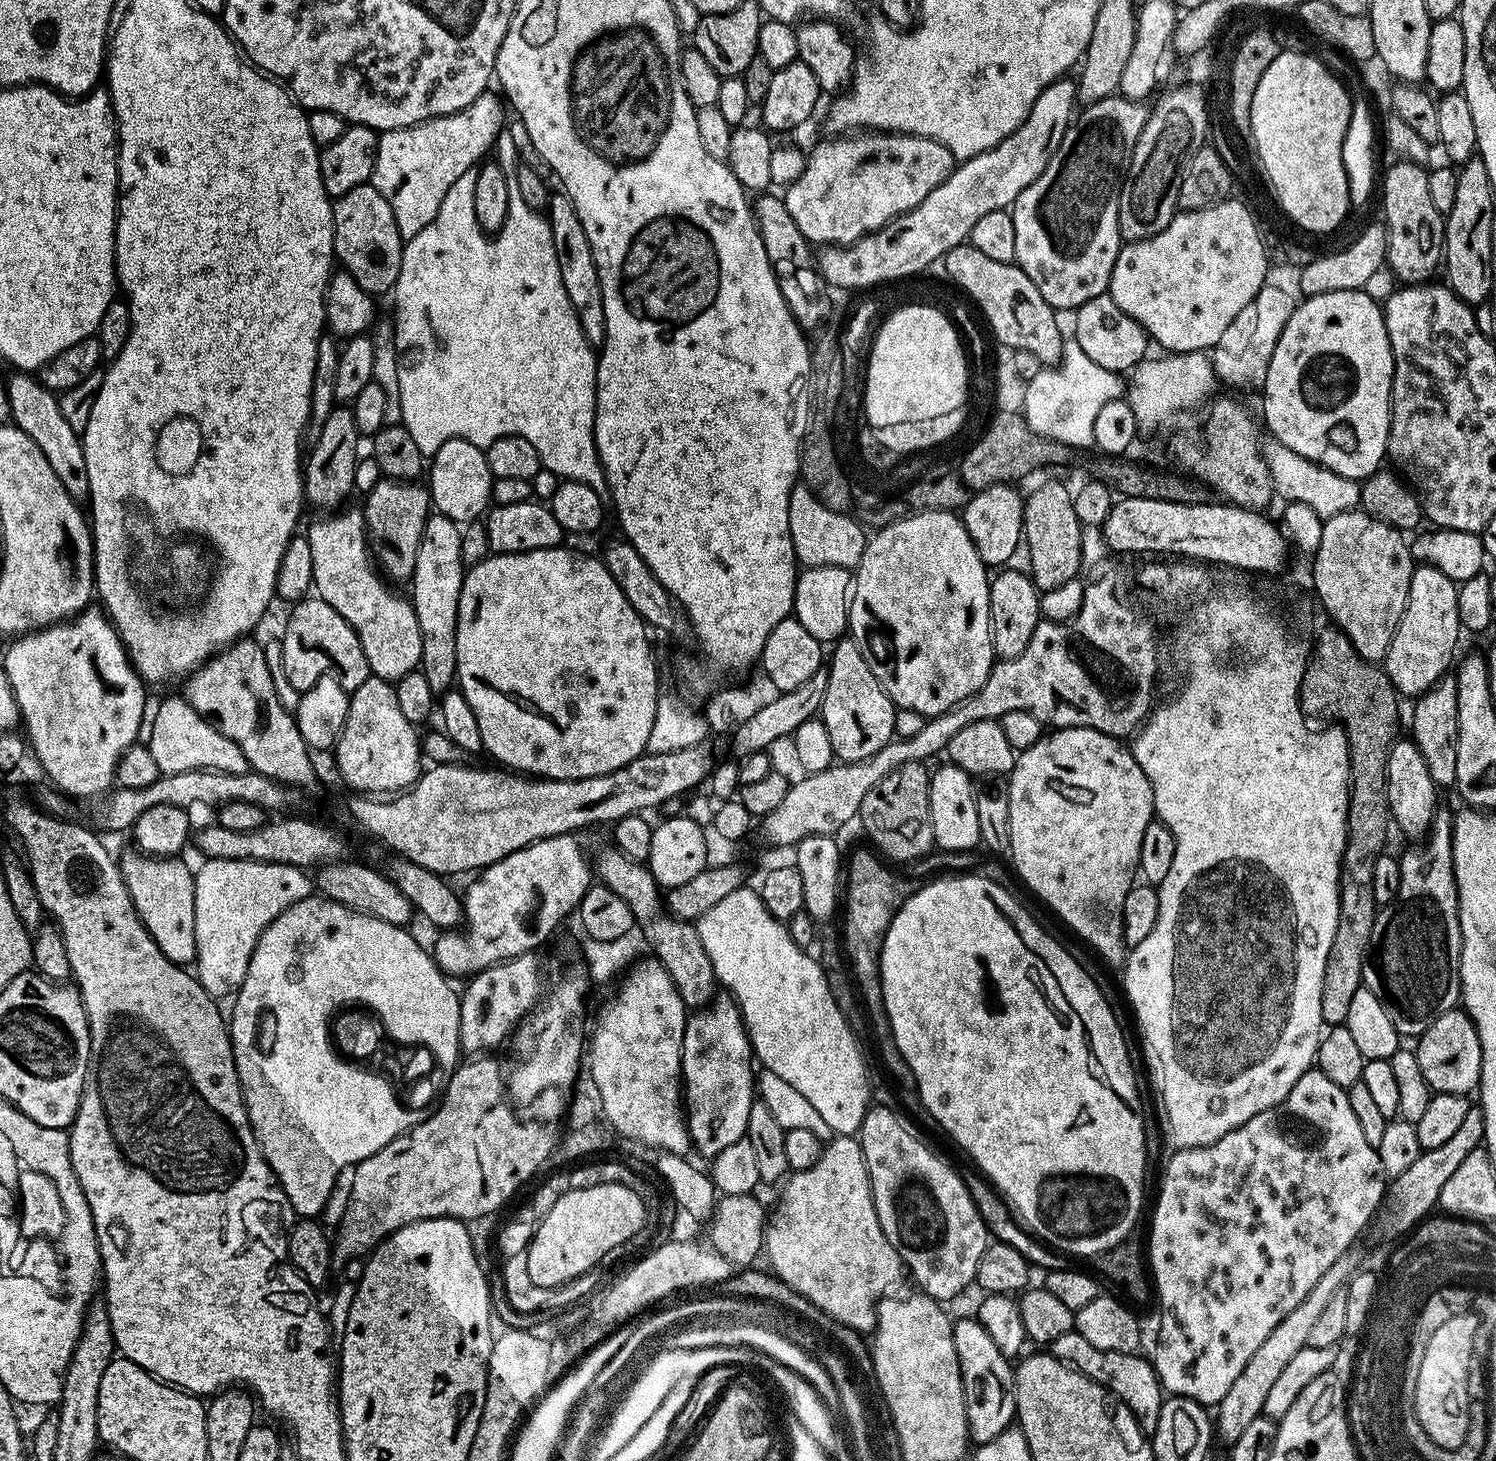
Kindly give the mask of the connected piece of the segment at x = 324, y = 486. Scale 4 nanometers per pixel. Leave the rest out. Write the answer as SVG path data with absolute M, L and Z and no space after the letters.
M337 406L333 408L330 418L326 418L326 426L322 426L322 434L318 434L318 442L311 445L310 451L307 453L306 459L302 464L304 474L304 498L309 505L313 504L316 508L324 508L320 510L336 510L345 503L344 499L348 495L353 495L356 483L354 482L354 470L356 469L356 461L358 453L356 453L356 440L358 441L358 433L356 431L356 413L351 407Z

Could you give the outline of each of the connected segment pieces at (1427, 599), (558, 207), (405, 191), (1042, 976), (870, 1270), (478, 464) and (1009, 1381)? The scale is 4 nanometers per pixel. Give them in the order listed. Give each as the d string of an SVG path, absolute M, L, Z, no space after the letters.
M1429 564L1413 567L1410 578L1410 594L1408 605L1396 627L1394 638L1384 655L1382 667L1390 682L1396 687L1401 697L1415 698L1430 690L1453 667L1452 655L1456 652L1456 643L1462 637L1460 619L1458 618L1458 598L1456 597L1457 581L1451 580L1449 573L1443 568L1435 568Z
M567 194L559 195L553 195L549 199L546 215L550 234L554 238L554 254L558 254L558 271L562 274L562 286L566 290L566 298L570 298L574 306L574 314L582 326L586 342L600 346L603 345L606 334L606 310L602 302L602 286L598 278L598 266L594 262L594 250L590 250L590 238L586 238L586 230L582 230L582 218L578 218L574 202Z
M489 90L454 114L379 133L378 158L374 162L370 183L382 198L386 198L386 202L390 202L401 240L406 242L430 226L430 222L438 218L446 190L450 190L462 174L473 171L491 148L493 151L505 131L504 108L506 112L505 101L495 91Z
M952 874L947 878L936 878L931 882L925 883L904 901L904 905L896 911L894 918L890 922L890 926L884 931L884 944L880 948L880 985L882 986L884 1009L888 1015L889 1029L894 1038L894 1042L898 1046L898 1050L902 1054L902 1058L907 1062L910 1070L914 1074L914 1078L916 1079L915 1091L917 1093L920 1092L920 1100L924 1103L925 1110L952 1135L953 1142L977 1164L973 1165L983 1175L988 1177L996 1191L1014 1209L1015 1215L1045 1245L1051 1246L1061 1253L1064 1251L1073 1252L1076 1256L1097 1255L1096 1257L1099 1257L1101 1254L1109 1252L1116 1244L1121 1244L1133 1235L1132 1227L1135 1226L1136 1219L1140 1216L1140 1207L1144 1204L1144 1167L1148 1164L1148 1152L1144 1149L1144 1112L1140 1109L1140 1088L1136 1085L1136 1072L1132 1069L1132 1056L1128 1053L1128 1044L1124 1041L1124 1032L1120 1029L1120 1024L1116 1021L1116 1016L1112 1013L1112 1008L1108 1005L1108 1000L1104 997L1103 990L1096 985L1095 978L1002 885L995 884L992 880L972 879L976 878L961 878L959 875Z
M836 1136L827 1141L820 1149L818 1162L801 1172L792 1172L783 1181L783 1188L780 1205L773 1216L771 1213L764 1229L763 1251L766 1256L768 1252L771 1271L782 1278L782 1282L794 1286L798 1294L810 1298L814 1306L821 1308L837 1324L850 1326L861 1334L871 1333L876 1327L876 1310L874 1299L864 1289L864 1276L874 1275L876 1268L880 1268L882 1275L892 1276L902 1261L894 1246L890 1246L886 1234L882 1234L859 1139L856 1136Z
M446 442L430 458L430 467L426 472L426 487L428 495L432 497L432 508L456 524L463 526L479 521L489 511L488 499L492 496L492 484L494 485L494 477L485 449L470 442Z
M975 1318L957 1319L952 1325L952 1337L962 1374L968 1434L977 1445L982 1445L1013 1427L1016 1418L1014 1364L1009 1357L1002 1354L1002 1350L998 1350L998 1346L994 1346L994 1338L986 1334L980 1321Z

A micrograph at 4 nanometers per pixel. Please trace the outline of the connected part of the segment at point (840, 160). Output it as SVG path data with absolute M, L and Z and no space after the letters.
M860 130L855 134L840 134L836 140L824 140L807 153L803 168L799 169L796 181L782 192L790 218L802 230L804 237L813 246L843 246L853 244L858 238L886 226L894 218L914 210L930 190L942 186L957 166L956 157L942 146L921 136L906 136L899 132Z

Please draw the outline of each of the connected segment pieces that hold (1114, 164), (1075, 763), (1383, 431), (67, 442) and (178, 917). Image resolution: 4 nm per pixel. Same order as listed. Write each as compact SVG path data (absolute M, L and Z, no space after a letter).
M1119 94L1107 96L1087 105L1084 113L1077 115L1068 125L1066 134L1046 170L1018 194L1011 206L1014 222L1015 263L1038 286L1038 294L1046 298L1051 308L1075 310L1090 298L1105 295L1114 270L1114 262L1122 247L1120 235L1120 189L1124 173L1128 171L1134 146L1138 146L1140 132L1146 126L1150 111L1147 103L1128 100Z
M1062 728L1051 733L1049 738L1041 738L1037 744L1030 746L1025 752L1019 753L1016 765L1006 780L1008 789L1008 801L1010 802L1010 857L1016 872L1089 944L1097 948L1104 955L1108 964L1123 965L1126 959L1126 945L1124 943L1124 931L1122 930L1122 906L1126 902L1126 894L1131 890L1138 876L1140 863L1138 862L1138 850L1142 850L1142 833L1146 826L1154 818L1152 807L1152 791L1146 774L1142 774L1142 766L1132 757L1131 751L1124 748L1115 736L1107 736L1093 728Z
M1338 290L1327 292L1317 296L1309 296L1301 299L1293 310L1290 320L1286 322L1282 330L1278 344L1274 348L1273 358L1270 359L1269 373L1262 389L1264 396L1264 420L1268 428L1273 432L1275 439L1287 448L1292 448L1294 454L1302 454L1302 458L1312 460L1324 468L1334 470L1334 474L1344 476L1348 480L1363 482L1368 476L1374 475L1378 467L1386 460L1388 450L1388 421L1390 419L1390 405L1392 402L1392 351L1390 350L1390 338L1384 325L1384 314L1381 305L1376 304L1372 296L1367 296L1364 290Z
M16 370L11 374L13 376L7 377L6 380L8 401L12 411L11 423L15 424L17 428L21 428L36 443L38 450L42 450L42 454L46 454L46 462L50 462L54 474L58 474L58 482L62 482L62 486L66 486L68 493L78 502L87 501L88 491L90 490L90 477L86 475L86 454L84 453L84 442L81 433L76 432L74 426L70 426L70 422L66 422L66 418L62 418L60 402L57 393L53 389L41 384L35 375L29 374L27 371Z
M131 850L119 857L118 867L124 875L124 885L134 902L134 910L146 926L150 938L170 958L170 962L188 966L196 958L194 938L194 890L196 877L193 869L183 858L161 858L145 855L139 850Z

